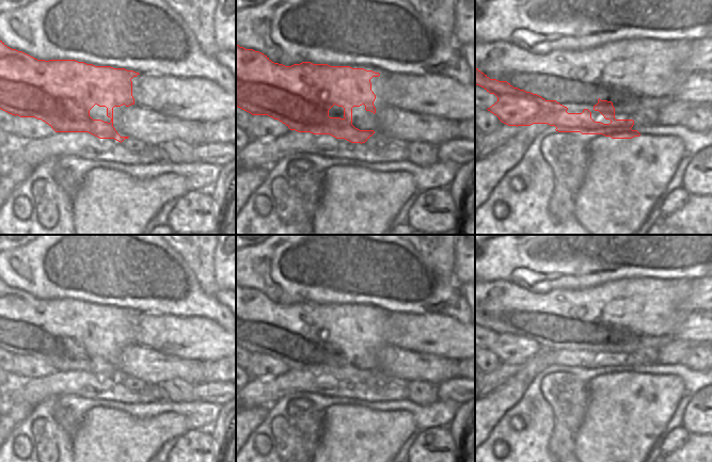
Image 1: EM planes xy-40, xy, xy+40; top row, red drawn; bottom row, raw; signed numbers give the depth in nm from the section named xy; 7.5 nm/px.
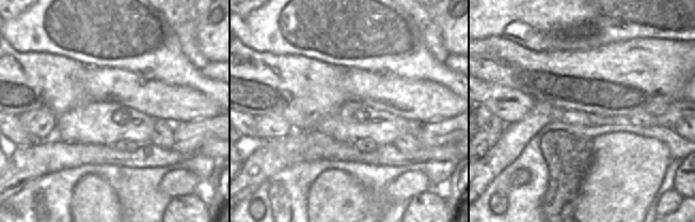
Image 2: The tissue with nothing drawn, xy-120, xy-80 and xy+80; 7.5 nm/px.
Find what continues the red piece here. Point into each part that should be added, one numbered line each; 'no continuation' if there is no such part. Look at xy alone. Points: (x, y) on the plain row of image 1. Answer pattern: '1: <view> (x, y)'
1: xy (363, 359)

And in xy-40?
1: xy-40 (96, 351)

